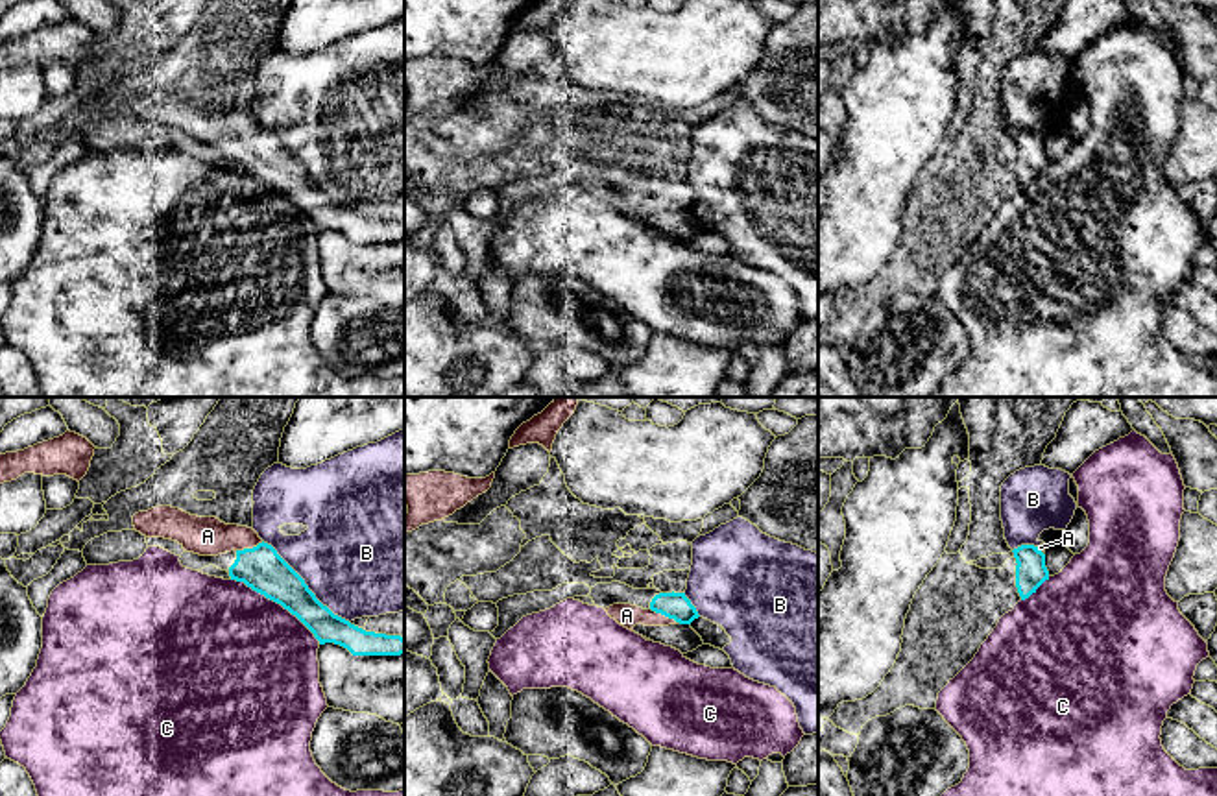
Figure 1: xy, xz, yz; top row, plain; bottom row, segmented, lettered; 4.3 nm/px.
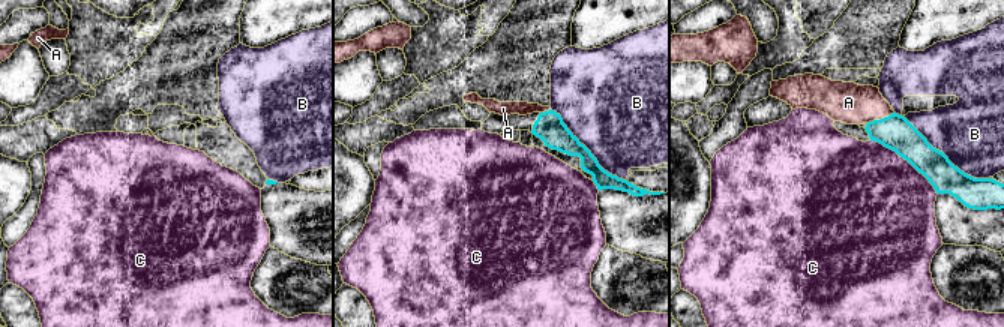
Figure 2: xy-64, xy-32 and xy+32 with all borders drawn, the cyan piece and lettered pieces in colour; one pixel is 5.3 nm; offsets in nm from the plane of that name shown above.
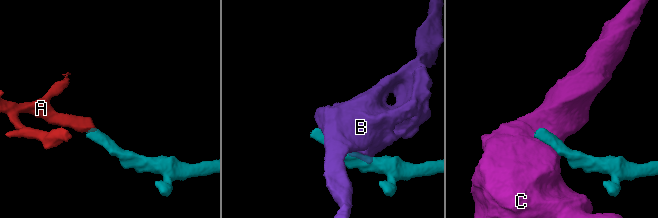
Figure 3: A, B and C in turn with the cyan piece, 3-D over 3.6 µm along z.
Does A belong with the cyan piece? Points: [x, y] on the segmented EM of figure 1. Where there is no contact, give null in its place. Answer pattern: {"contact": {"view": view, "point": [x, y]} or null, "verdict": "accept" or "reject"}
{"contact": {"view": "xz", "point": [663, 614]}, "verdict": "accept"}

